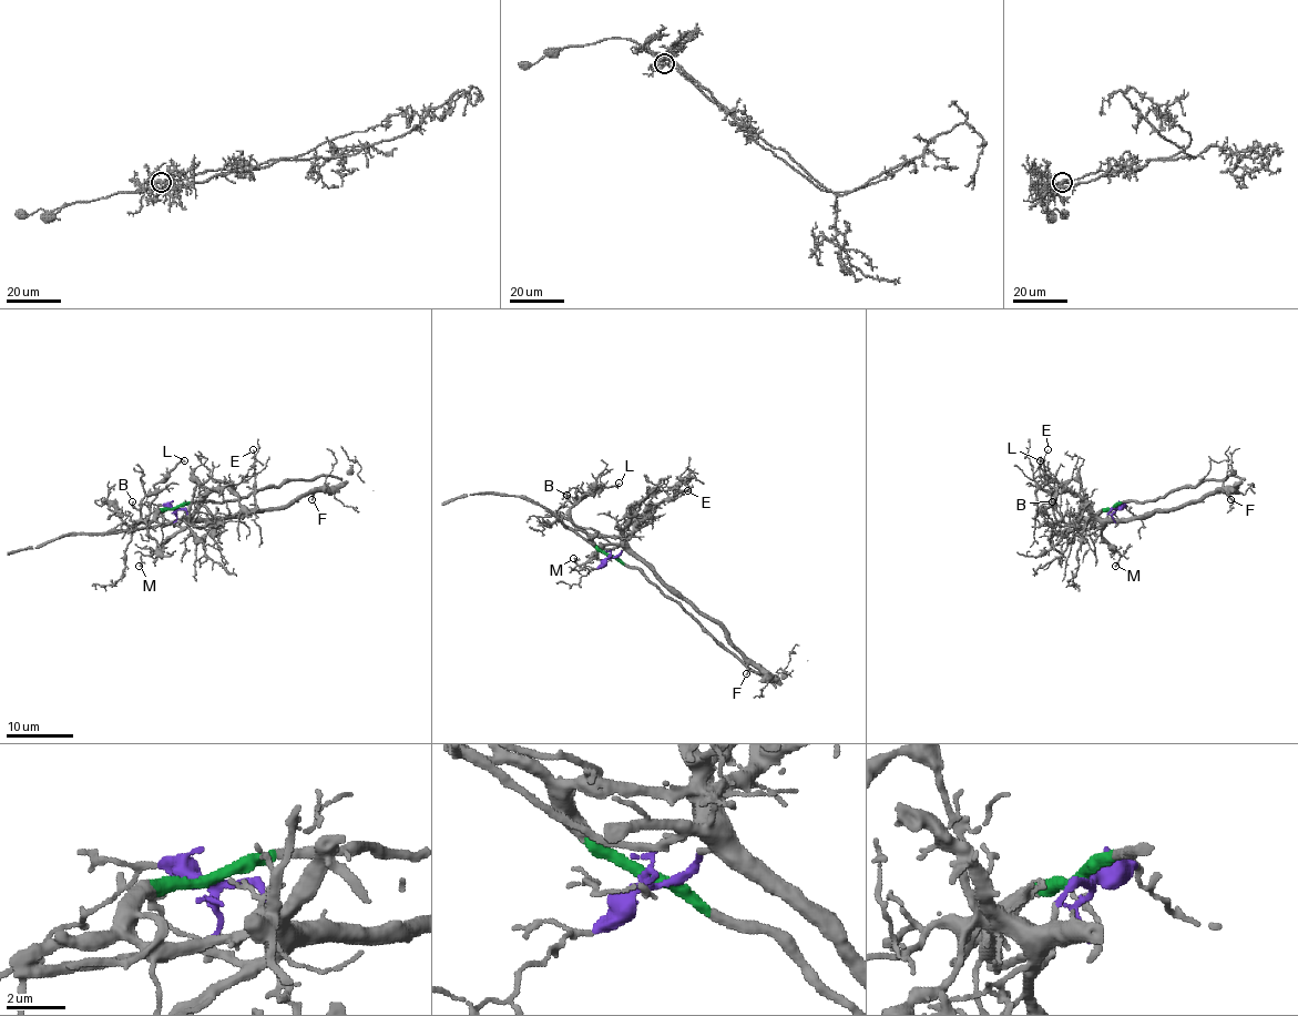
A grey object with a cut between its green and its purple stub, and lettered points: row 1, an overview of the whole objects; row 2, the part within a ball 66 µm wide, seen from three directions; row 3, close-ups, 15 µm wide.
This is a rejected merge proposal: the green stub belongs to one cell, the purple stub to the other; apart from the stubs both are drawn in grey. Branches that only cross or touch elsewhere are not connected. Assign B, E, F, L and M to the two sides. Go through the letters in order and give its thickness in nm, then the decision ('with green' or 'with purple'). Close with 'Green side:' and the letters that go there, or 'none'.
B: calibre 190 nm; with green
E: calibre 90 nm; with purple
F: calibre 160 nm; with purple
L: calibre 200 nm; with green
M: calibre 190 nm; with purple
Green side: B, L

